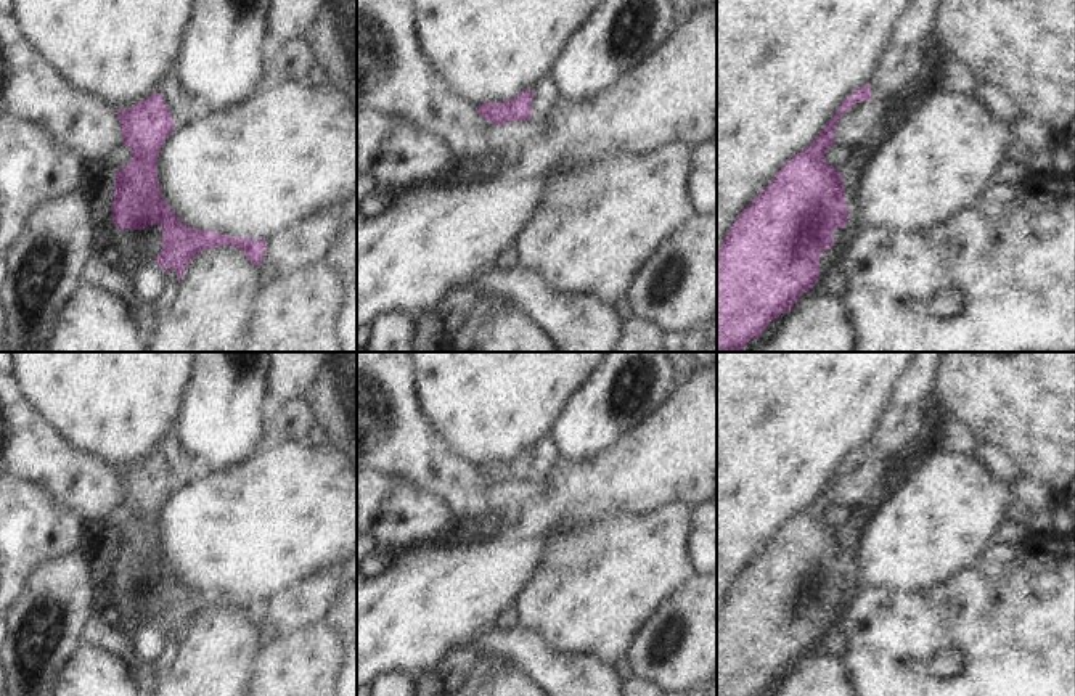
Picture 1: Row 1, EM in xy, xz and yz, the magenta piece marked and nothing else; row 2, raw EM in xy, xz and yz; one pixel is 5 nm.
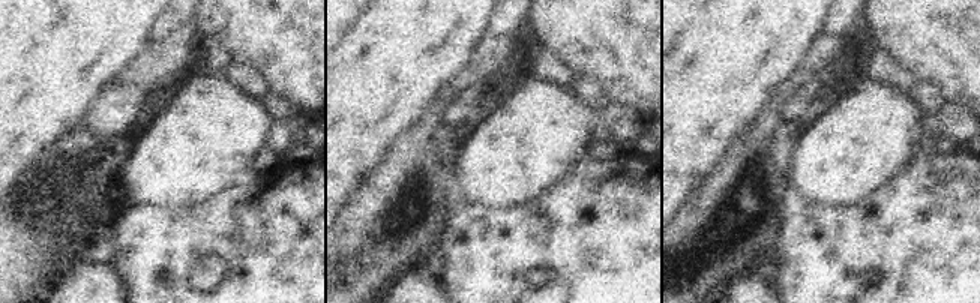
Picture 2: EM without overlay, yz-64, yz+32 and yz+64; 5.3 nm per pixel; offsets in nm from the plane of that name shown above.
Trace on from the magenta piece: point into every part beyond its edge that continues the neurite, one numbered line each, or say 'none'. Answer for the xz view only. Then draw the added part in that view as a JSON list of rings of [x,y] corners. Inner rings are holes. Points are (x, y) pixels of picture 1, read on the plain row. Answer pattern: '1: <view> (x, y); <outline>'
none

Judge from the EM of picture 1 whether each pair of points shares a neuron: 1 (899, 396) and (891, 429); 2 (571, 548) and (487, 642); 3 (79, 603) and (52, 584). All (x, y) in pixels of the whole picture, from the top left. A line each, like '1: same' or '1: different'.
1: different
2: different
3: same

